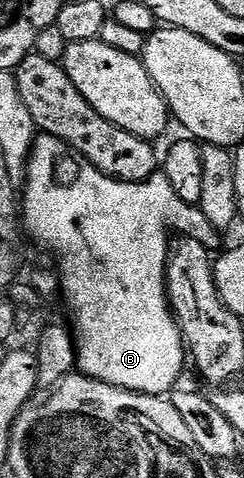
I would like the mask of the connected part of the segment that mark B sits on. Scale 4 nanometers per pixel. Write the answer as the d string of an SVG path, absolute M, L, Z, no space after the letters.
M42 133L34 138L30 159L26 163L25 189L26 194L23 197L21 194L20 197L20 221L24 226L25 236L27 233L36 244L43 245L54 256L54 261L58 264L56 276L60 286L60 297L66 300L66 305L70 308L71 315L74 316L72 336L76 346L77 368L87 377L115 385L121 389L127 389L133 393L169 394L179 384L178 376L182 373L182 364L187 364L188 350L182 339L182 330L178 328L178 319L171 310L170 298L166 296L166 258L168 256L166 232L169 229L175 229L173 231L175 234L191 237L193 241L211 251L223 248L223 234L212 223L208 223L208 215L204 215L204 211L199 206L184 203L184 199L180 199L180 195L176 195L176 191L172 191L172 183L168 183L168 179L162 172L159 171L147 181L140 183L117 181L100 171L96 171L96 167L92 167L92 163L79 157L68 143L64 143L47 133Z

